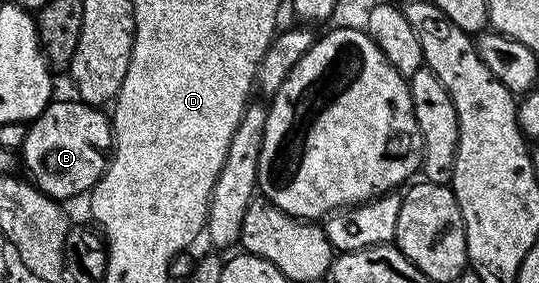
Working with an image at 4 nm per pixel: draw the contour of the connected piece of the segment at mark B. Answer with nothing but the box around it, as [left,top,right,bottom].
[21,98,113,202]

